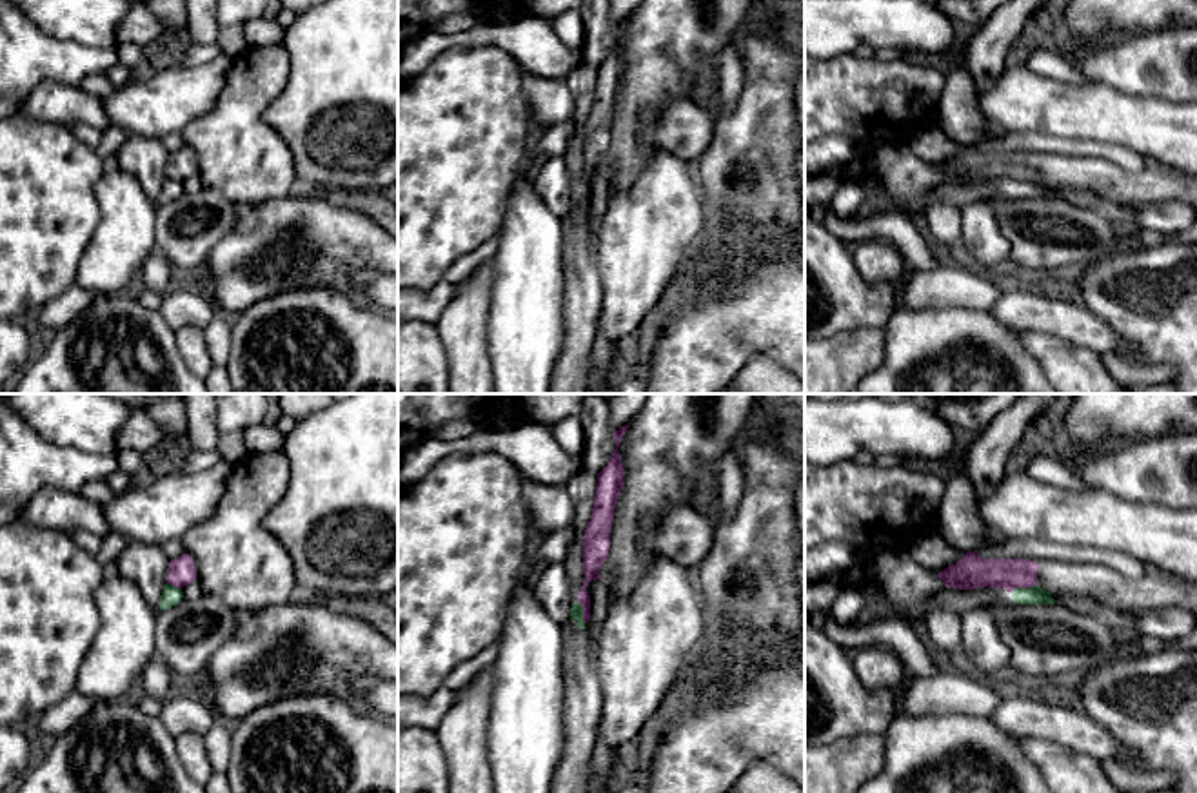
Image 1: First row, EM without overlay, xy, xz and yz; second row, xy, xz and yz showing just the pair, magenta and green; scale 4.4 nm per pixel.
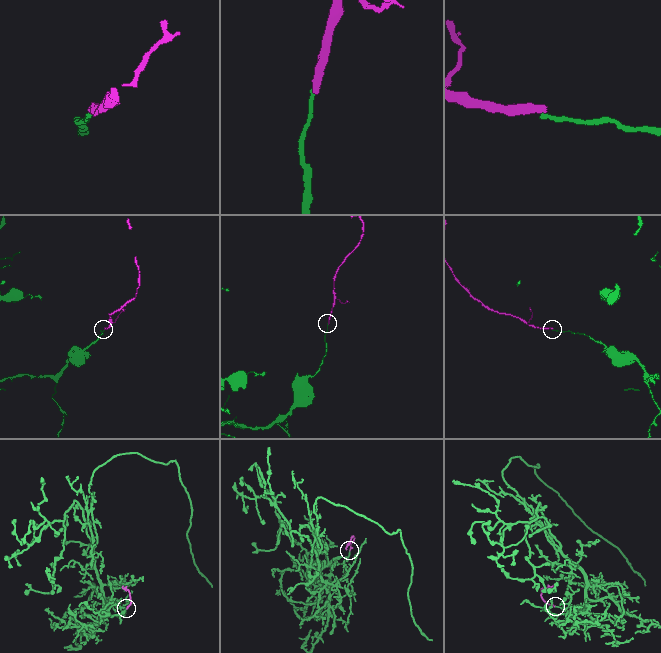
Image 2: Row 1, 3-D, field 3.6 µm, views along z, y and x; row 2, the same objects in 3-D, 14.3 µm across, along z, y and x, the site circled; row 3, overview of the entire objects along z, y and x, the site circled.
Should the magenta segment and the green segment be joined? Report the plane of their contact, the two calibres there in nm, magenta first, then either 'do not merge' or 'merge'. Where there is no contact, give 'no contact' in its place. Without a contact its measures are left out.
meets magenta in yz; 150 nm thick on the magenta side, 80 nm on the other; do not merge

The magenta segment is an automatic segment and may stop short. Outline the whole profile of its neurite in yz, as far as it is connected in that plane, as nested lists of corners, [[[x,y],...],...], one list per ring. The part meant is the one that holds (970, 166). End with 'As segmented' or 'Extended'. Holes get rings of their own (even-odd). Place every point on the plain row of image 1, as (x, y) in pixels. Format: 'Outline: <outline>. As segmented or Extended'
Outline: [[[977,143],[937,167],[946,181],[1015,181],[1041,180],[1050,187],[1092,191],[1115,209],[1146,209],[1153,203],[1181,200],[1197,209],[1197,176],[1179,172],[1155,160],[1141,171],[1126,171],[1104,158],[1072,158],[1030,152],[983,152]]]. Extended

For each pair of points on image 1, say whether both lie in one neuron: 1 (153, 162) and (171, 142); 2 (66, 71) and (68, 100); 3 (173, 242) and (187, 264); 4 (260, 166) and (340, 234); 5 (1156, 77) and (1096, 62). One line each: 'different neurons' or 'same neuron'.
1: different neurons
2: different neurons
3: same neuron
4: different neurons
5: same neuron

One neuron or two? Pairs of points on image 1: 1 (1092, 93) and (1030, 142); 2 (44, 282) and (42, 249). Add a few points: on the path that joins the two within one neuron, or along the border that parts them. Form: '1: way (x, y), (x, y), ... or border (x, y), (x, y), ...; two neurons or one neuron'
1: border (1007, 131), (1041, 131), (1083, 140); two neurons
2: way (42, 274), (42, 256); one neuron

